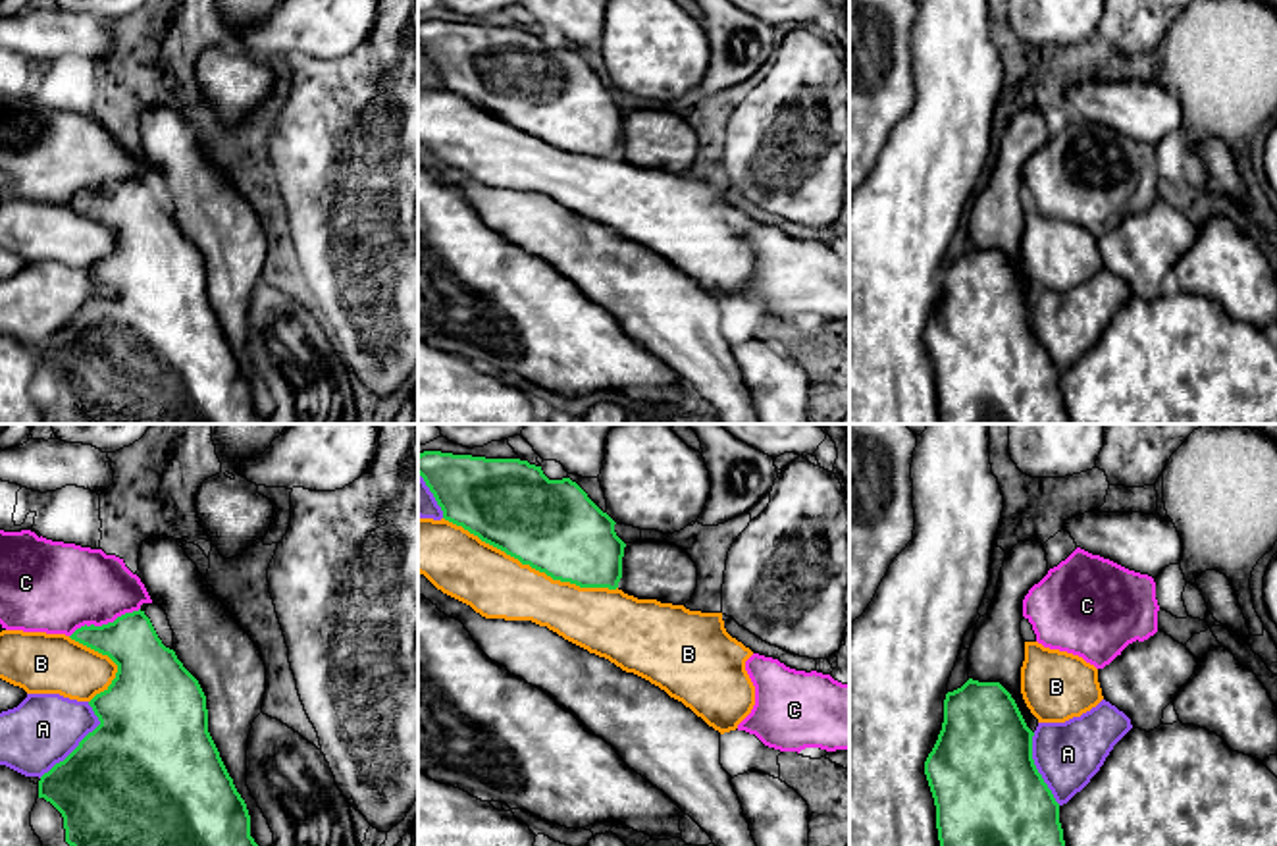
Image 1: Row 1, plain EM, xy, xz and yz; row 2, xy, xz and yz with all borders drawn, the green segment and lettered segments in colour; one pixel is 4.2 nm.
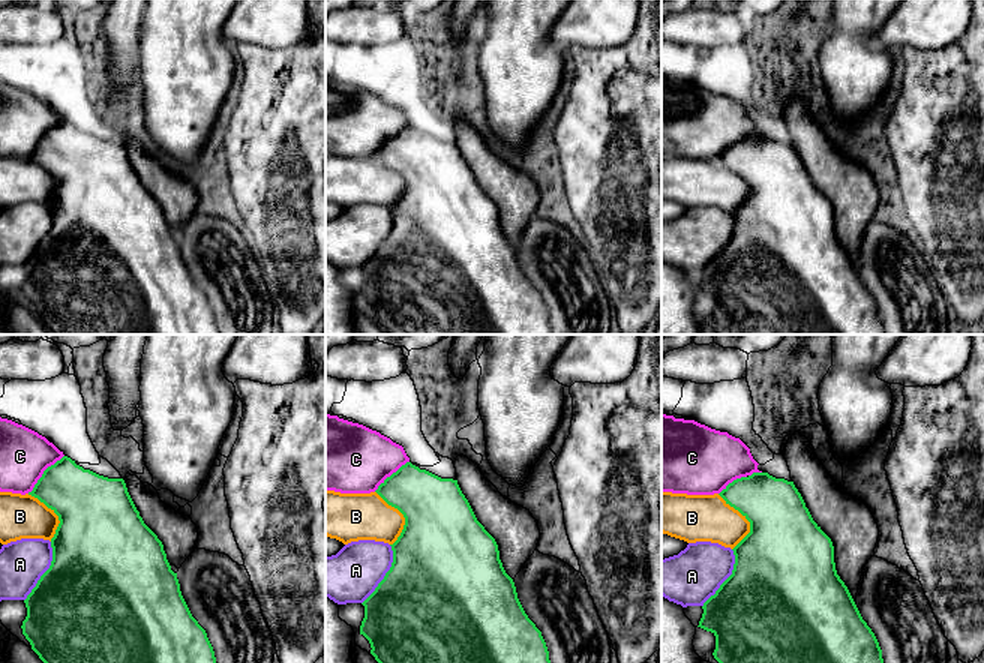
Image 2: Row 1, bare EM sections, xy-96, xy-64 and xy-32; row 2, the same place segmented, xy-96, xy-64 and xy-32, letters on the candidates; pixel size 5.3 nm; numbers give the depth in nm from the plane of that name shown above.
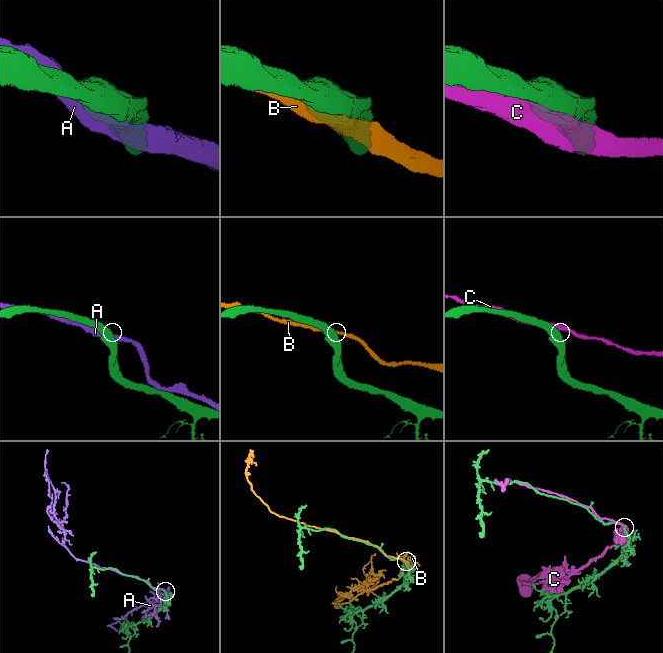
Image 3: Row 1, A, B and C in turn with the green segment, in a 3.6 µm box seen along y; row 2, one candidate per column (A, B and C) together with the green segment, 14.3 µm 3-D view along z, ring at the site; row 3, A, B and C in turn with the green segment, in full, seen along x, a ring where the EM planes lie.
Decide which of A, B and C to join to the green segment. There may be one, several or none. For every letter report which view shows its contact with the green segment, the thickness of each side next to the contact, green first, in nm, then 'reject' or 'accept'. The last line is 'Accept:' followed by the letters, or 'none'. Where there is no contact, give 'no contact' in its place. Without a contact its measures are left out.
A: xy | 500/300 nm | reject
B: xz | 380/280 nm | reject
C: xy | 240/380 nm | reject
Accept: none

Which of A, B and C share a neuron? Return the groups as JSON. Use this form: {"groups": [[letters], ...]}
{"groups": [["A"], ["B"], ["C"]]}

